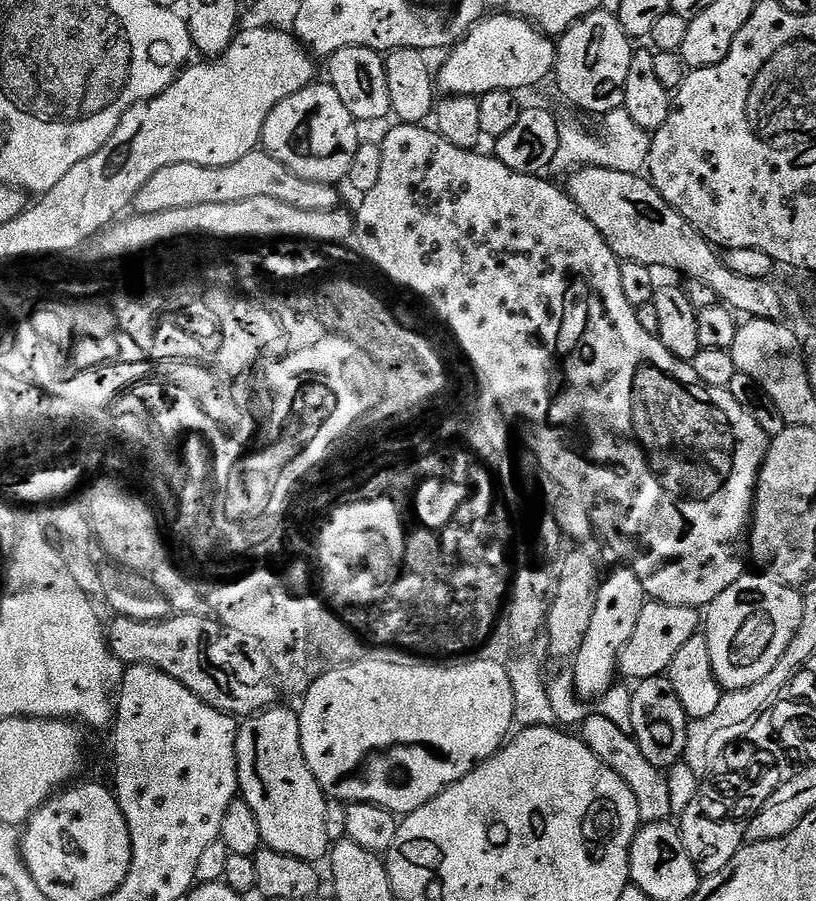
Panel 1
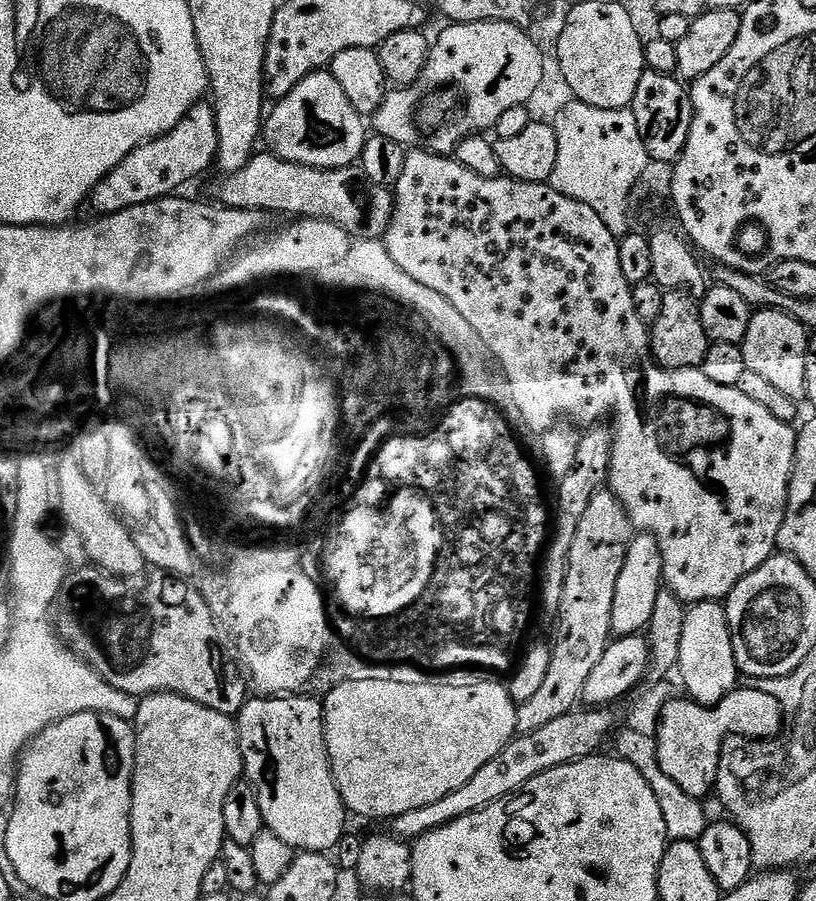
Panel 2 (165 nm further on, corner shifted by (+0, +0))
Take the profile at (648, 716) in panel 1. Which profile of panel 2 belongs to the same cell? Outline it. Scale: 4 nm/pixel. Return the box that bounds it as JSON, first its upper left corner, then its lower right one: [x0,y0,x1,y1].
[654,686,784,798]

